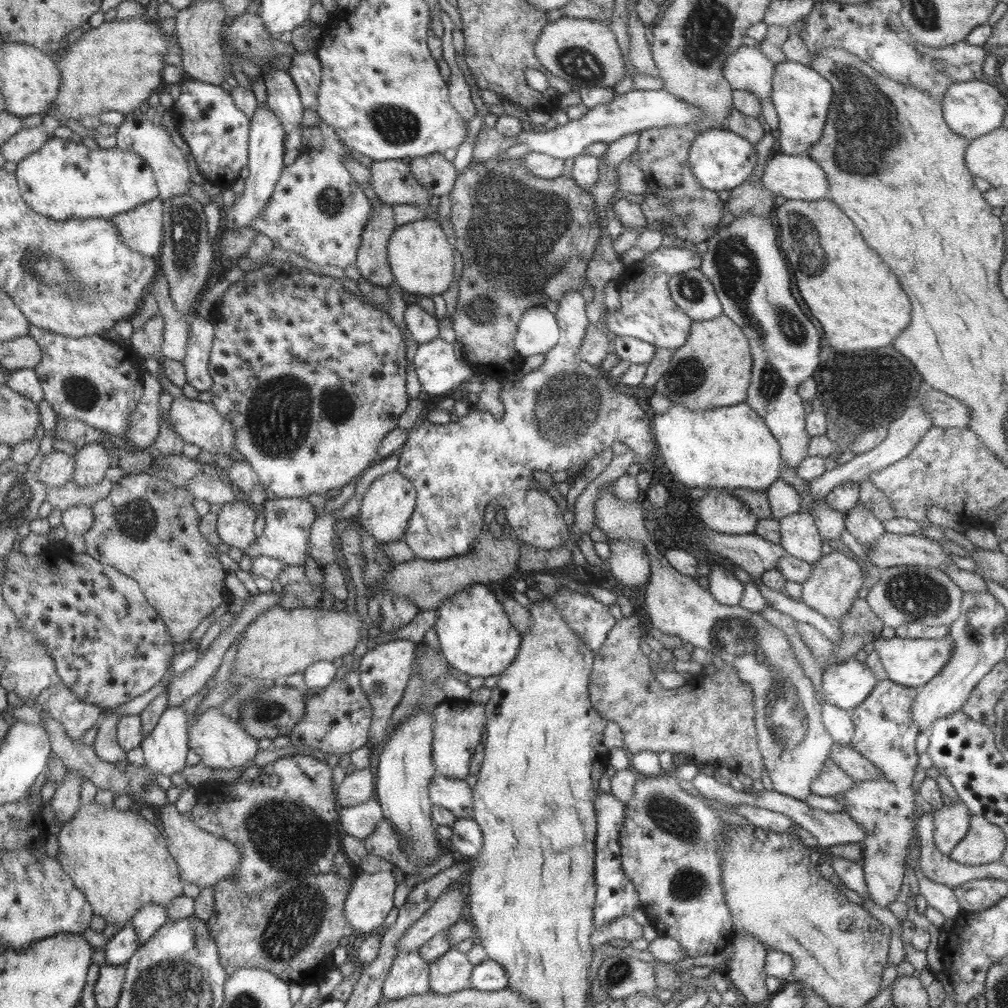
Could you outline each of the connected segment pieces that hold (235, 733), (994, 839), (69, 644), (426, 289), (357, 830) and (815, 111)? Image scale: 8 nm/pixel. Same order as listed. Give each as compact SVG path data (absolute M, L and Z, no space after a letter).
M219 707L206 708L191 722L190 745L192 752L201 758L201 764L209 768L233 769L242 768L252 762L258 752L258 739L240 725L240 722L223 713Z
M970 813L969 830L950 852L952 860L964 866L980 866L998 861L1004 853L1007 838L1002 829L984 816Z
M67 540L60 542L53 550L45 550L33 556L20 553L19 548L11 549L11 552L4 557L4 560L4 564L7 565L7 573L3 579L3 596L6 598L7 604L16 612L23 625L29 631L34 631L37 637L47 644L48 652L55 659L55 665L62 682L82 702L100 706L104 710L116 709L121 704L126 704L126 702L136 698L136 696L148 692L152 686L156 686L162 680L162 676L168 670L168 662L170 662L170 658L174 654L174 644L172 644L172 638L170 638L171 633L159 615L158 609L149 603L143 592L143 587L136 580L128 577L127 574L120 573L118 569L101 564L100 561L89 554L72 551Z
M418 219L397 226L387 244L387 257L395 283L413 296L444 294L454 280L454 248L435 219Z
M376 798L356 806L344 807L340 812L340 824L345 835L364 841L373 834L374 828L384 819Z
M784 61L775 64L775 71L772 77L772 102L779 116L780 152L787 155L806 155L807 150L815 145L822 136L823 126L828 120L827 114L833 99L833 88L819 72L816 72L810 65L804 65L797 61Z

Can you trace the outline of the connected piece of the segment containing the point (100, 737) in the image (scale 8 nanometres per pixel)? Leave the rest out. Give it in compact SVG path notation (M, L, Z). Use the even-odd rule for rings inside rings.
M107 713L106 716L104 719L100 718L101 724L91 747L95 750L96 756L100 760L116 765L123 760L127 760L127 751L118 744L116 736L117 724L123 716L114 715L114 713Z

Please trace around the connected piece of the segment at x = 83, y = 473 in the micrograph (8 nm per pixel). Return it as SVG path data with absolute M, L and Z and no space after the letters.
M100 443L80 447L73 457L75 471L71 480L82 488L98 484L110 466L110 453Z

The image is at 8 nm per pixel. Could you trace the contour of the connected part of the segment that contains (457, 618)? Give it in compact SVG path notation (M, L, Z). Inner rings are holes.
M479 582L468 585L464 590L443 600L436 609L437 619L433 626L440 642L440 654L452 668L456 668L470 677L488 678L488 676L499 676L514 662L521 645L521 634L512 626L502 602L496 598L492 590L488 589L488 584Z

